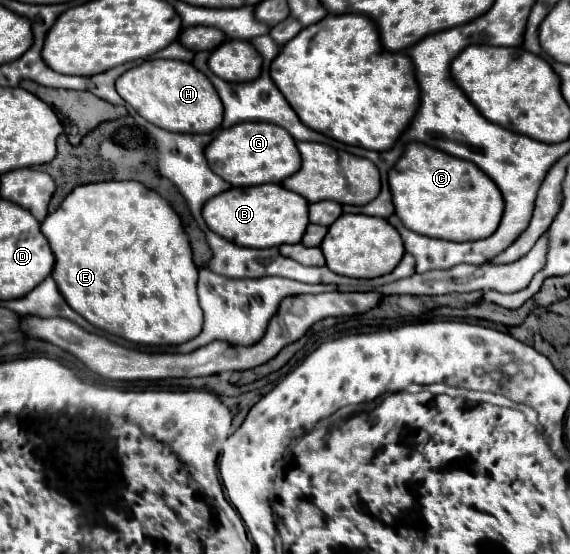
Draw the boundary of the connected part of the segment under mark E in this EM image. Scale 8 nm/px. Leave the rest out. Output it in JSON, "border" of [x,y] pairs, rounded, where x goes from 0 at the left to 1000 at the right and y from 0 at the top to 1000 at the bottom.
{"border":[[[225,325],[225,329],[172,329],[172,332],[147,332],[130,339],[112,365],[105,368],[105,375],[91,386],[81,390],[81,397],[70,404],[74,422],[84,430],[88,448],[98,462],[98,480],[91,487],[91,502],[102,513],[105,531],[112,534],[112,542],[119,545],[119,552],[126,560],[133,560],[144,574],[151,574],[165,592],[175,592],[189,603],[200,603],[207,610],[218,610],[232,621],[249,621],[249,625],[312,625],[323,621],[330,614],[337,614],[340,606],[351,603],[354,592],[354,563],[351,563],[351,549],[347,549],[347,534],[344,534],[344,505],[347,505],[347,484],[337,473],[337,451],[333,451],[333,437],[330,426],[319,412],[319,401],[312,394],[312,386],[302,379],[302,372],[277,354],[274,347],[253,339],[246,329]]]}

